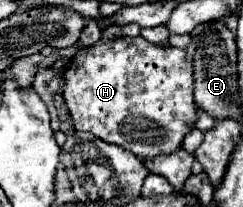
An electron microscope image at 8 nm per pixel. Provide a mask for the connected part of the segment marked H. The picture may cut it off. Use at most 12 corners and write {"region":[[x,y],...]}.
{"region":[[100,40],[70,60],[76,130],[138,158],[194,128],[194,48]]}

